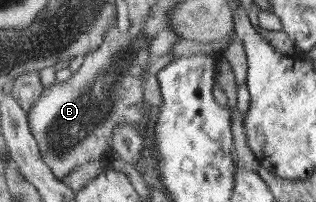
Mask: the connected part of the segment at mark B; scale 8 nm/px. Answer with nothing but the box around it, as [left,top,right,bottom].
[29,24,153,180]

